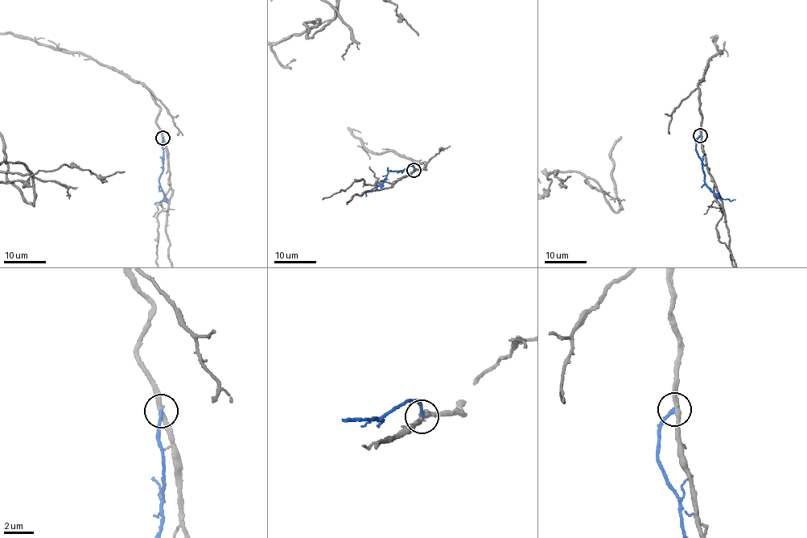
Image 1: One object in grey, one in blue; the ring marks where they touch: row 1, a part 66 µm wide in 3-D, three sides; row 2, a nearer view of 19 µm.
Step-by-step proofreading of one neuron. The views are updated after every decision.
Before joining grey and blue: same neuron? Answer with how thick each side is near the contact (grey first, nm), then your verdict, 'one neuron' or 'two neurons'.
280 nm thick on the grey side, 220 nm on the other; two neurons

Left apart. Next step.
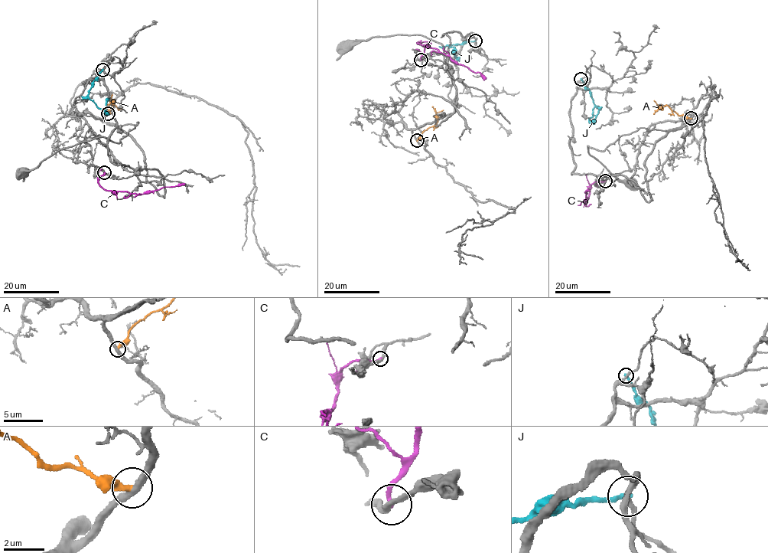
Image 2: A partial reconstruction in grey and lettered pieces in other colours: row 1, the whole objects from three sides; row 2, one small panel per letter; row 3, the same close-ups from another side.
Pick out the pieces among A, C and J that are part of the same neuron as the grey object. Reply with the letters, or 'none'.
none

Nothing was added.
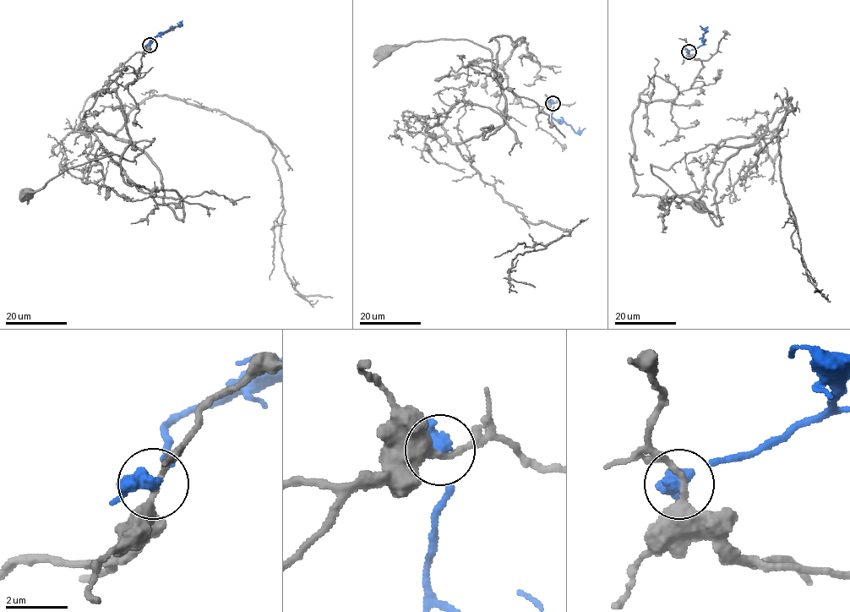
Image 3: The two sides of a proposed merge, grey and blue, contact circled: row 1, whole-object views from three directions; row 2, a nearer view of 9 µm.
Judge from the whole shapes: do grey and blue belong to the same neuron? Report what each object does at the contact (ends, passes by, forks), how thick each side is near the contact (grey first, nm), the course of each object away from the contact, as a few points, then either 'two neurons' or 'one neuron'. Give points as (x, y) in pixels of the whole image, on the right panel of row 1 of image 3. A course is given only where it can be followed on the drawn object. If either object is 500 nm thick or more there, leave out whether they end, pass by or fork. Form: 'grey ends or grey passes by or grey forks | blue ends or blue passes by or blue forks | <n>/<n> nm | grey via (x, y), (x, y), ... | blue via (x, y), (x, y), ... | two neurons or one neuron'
240/600 nm | grey via (689, 51), (689, 88), (633, 113), (633, 194), (692, 197), (717, 226), (737, 148), (651, 165), (696, 206) | blue via (688, 51), (702, 45), (703, 35), (706, 31), (700, 25) | two neurons

